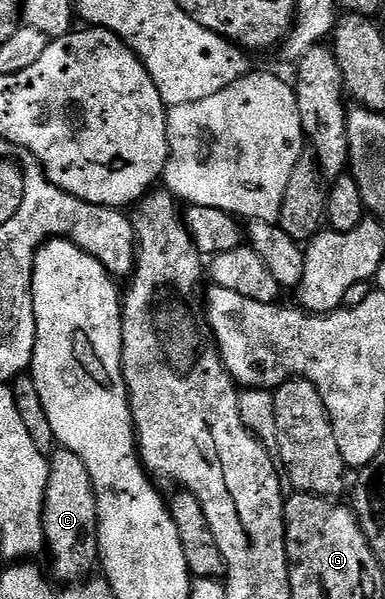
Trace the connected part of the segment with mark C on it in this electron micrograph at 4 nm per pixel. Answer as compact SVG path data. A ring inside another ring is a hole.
M59 447L49 457L50 473L42 511L44 548L50 551L48 572L58 582L78 582L89 577L99 563L98 554L98 503L88 470L76 454ZM82 576L82 577L81 577ZM58 579L58 580L56 580Z

